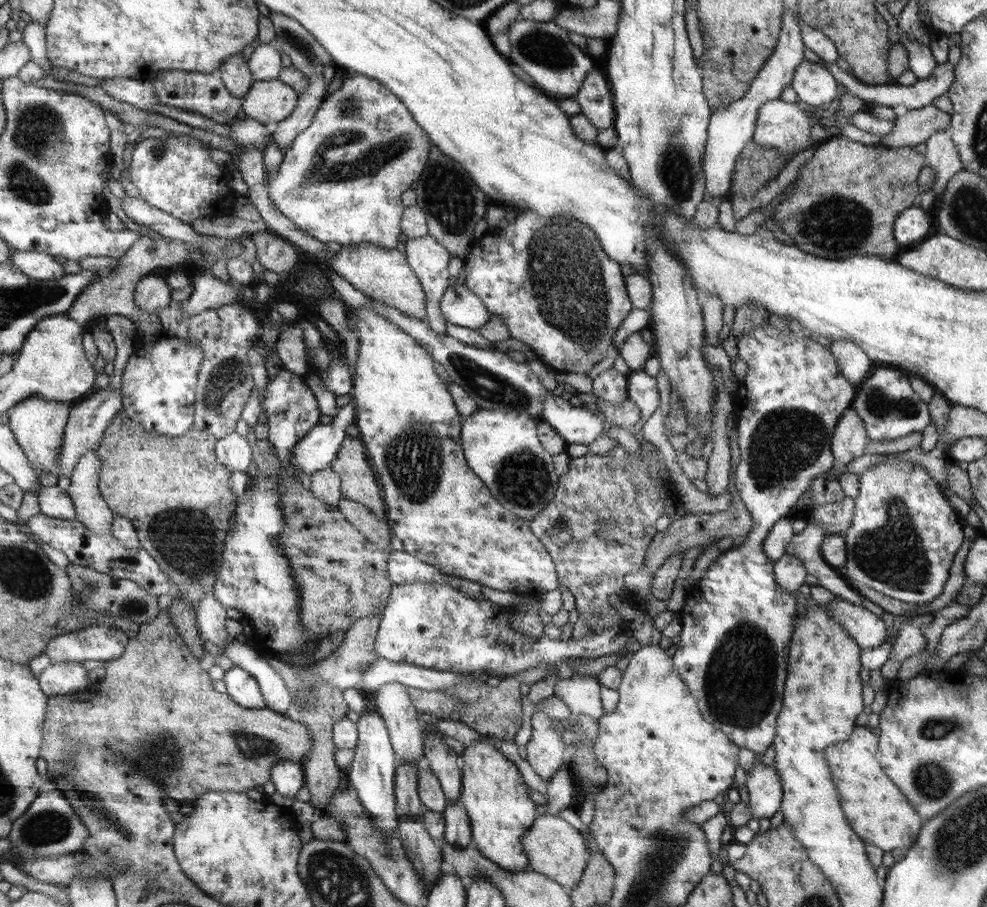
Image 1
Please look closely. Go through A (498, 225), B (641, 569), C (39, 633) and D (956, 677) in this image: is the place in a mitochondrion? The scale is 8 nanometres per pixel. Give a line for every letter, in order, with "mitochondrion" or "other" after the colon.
A: other
B: other
C: other
D: other

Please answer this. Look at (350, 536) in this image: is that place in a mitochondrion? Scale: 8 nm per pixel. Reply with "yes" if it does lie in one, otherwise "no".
no

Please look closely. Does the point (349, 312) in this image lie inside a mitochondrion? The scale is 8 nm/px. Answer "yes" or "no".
no

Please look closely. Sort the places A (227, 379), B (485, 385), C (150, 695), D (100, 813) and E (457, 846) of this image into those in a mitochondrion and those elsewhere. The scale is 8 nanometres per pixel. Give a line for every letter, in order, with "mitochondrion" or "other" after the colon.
A: mitochondrion
B: mitochondrion
C: other
D: mitochondrion
E: other

